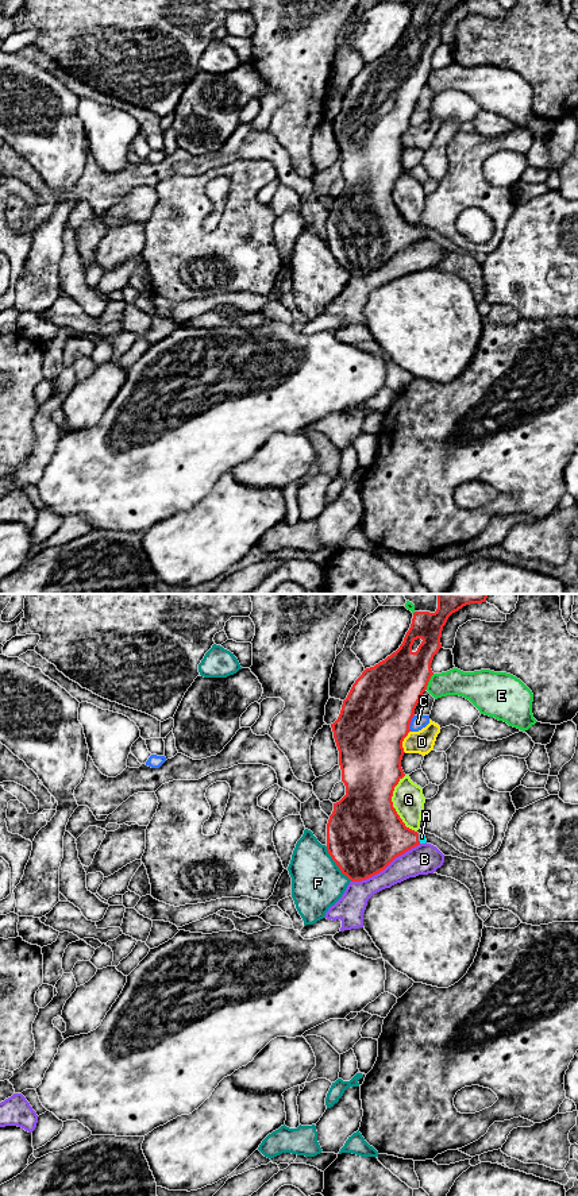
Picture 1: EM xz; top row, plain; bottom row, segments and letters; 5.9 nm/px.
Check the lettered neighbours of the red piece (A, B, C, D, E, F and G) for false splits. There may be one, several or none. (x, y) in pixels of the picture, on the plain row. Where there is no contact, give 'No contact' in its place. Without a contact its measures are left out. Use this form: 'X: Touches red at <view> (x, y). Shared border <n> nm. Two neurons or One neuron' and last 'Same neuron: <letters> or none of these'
A: Touches red at xz (417, 234). Shared border 60 nm. One neuron
B: Touches red at xz (385, 262). Shared border 480 nm. Two neurons
C: Touches red at xz (409, 118). Shared border 110 nm. Two neurons
D: Touches red at xz (403, 135). Shared border 140 nm. Two neurons
E: Touches red at xz (428, 76). Shared border 110 nm. Two neurons
F: Touches red at xz (335, 258). Shared border 260 nm. Two neurons
G: Touches red at xz (392, 201). Shared border 360 nm. Two neurons
Same neuron: A

